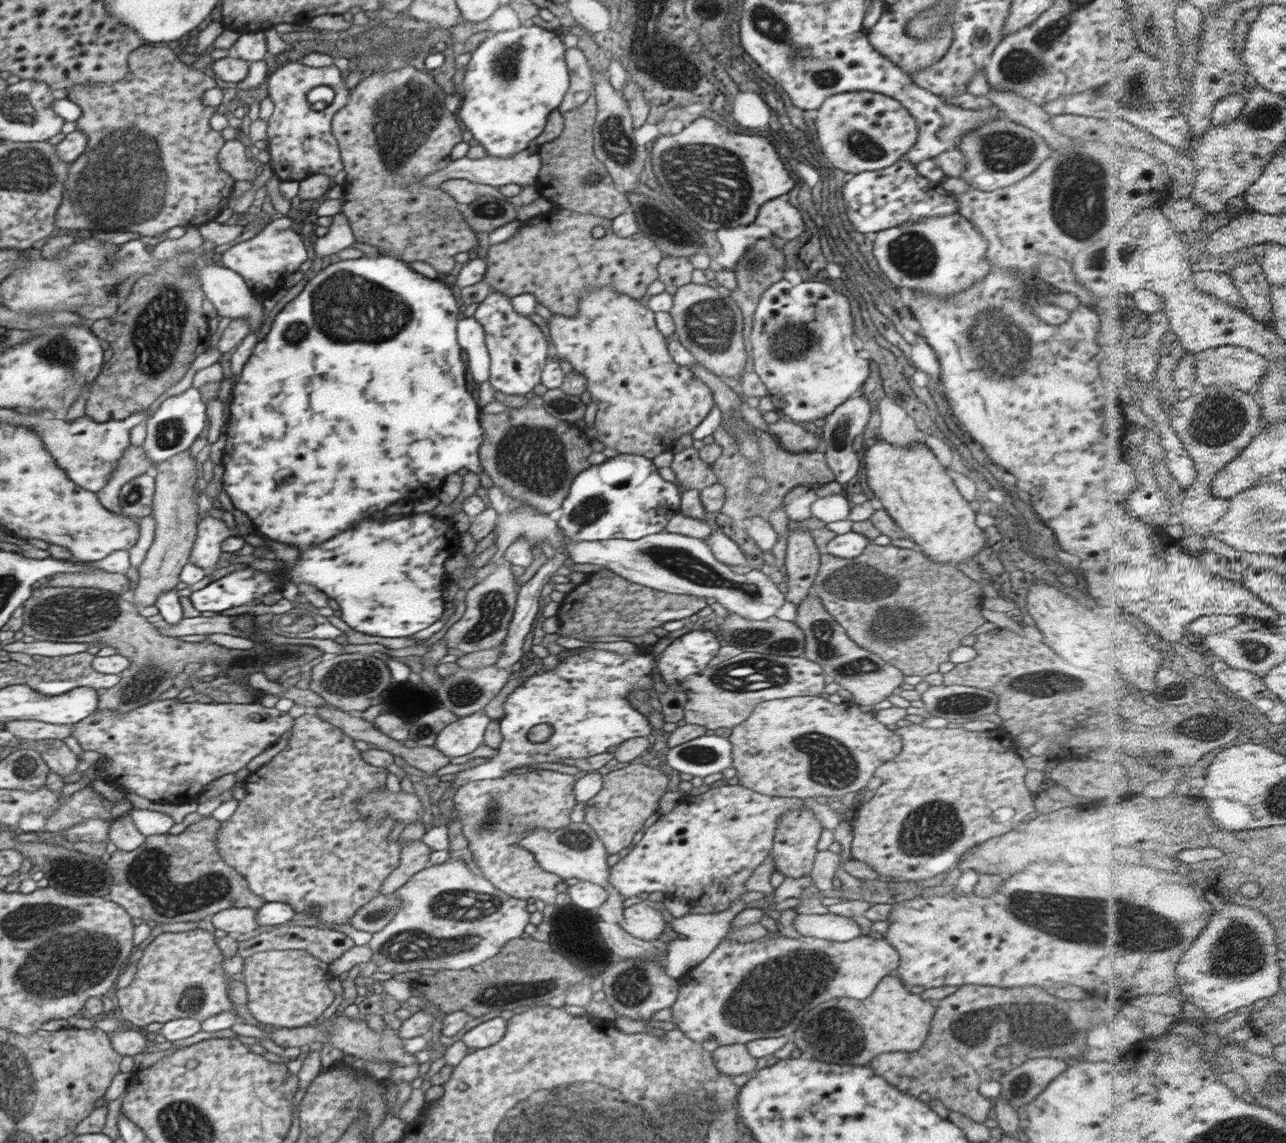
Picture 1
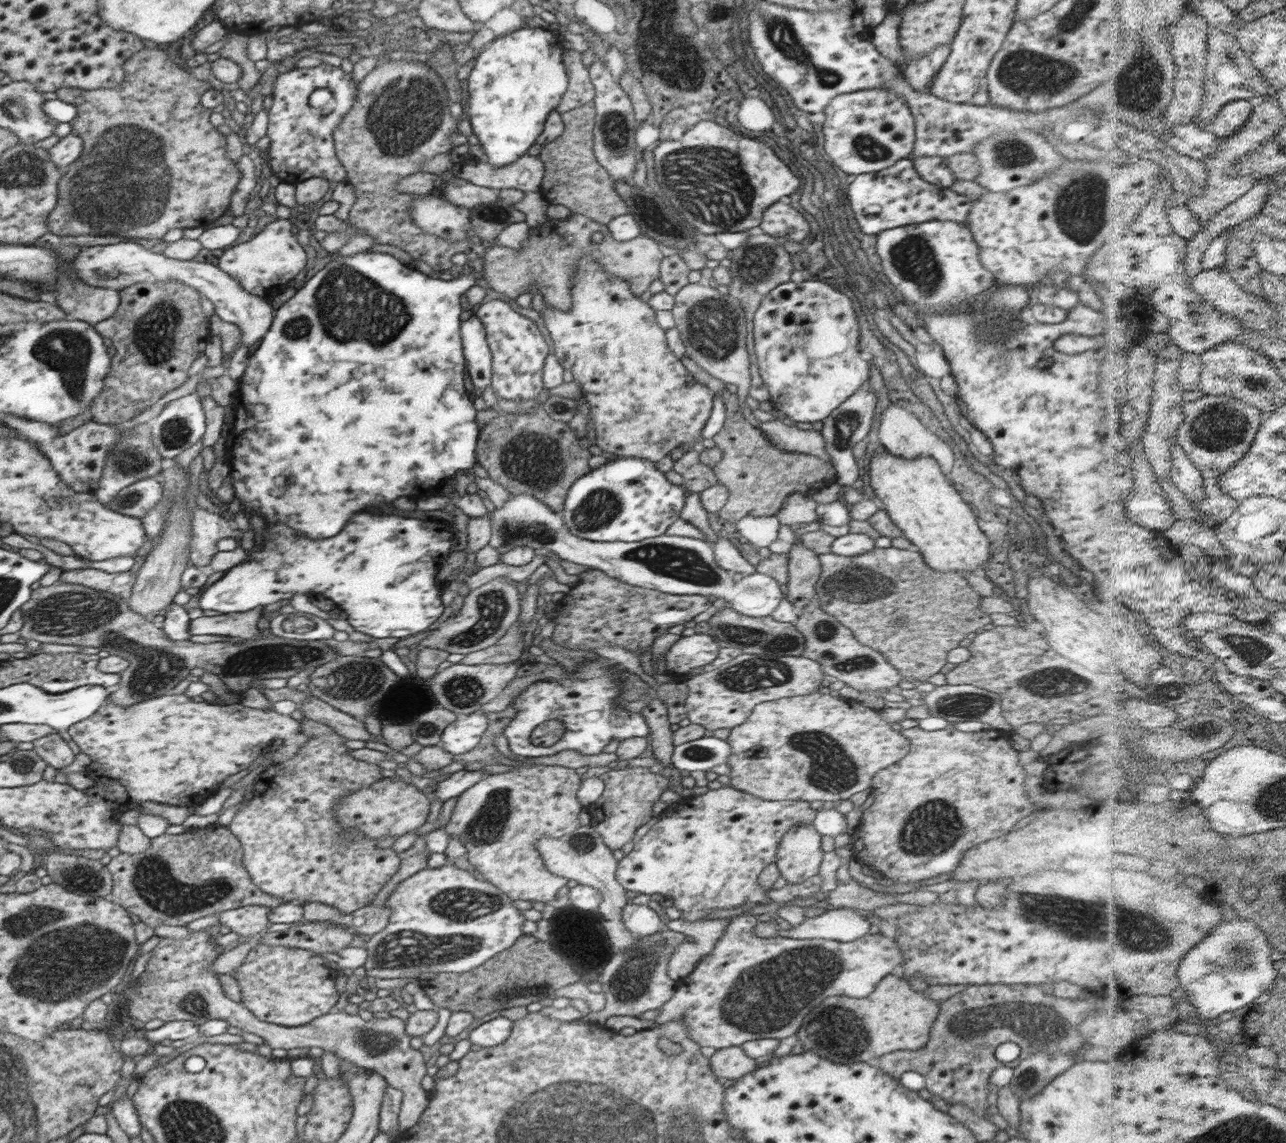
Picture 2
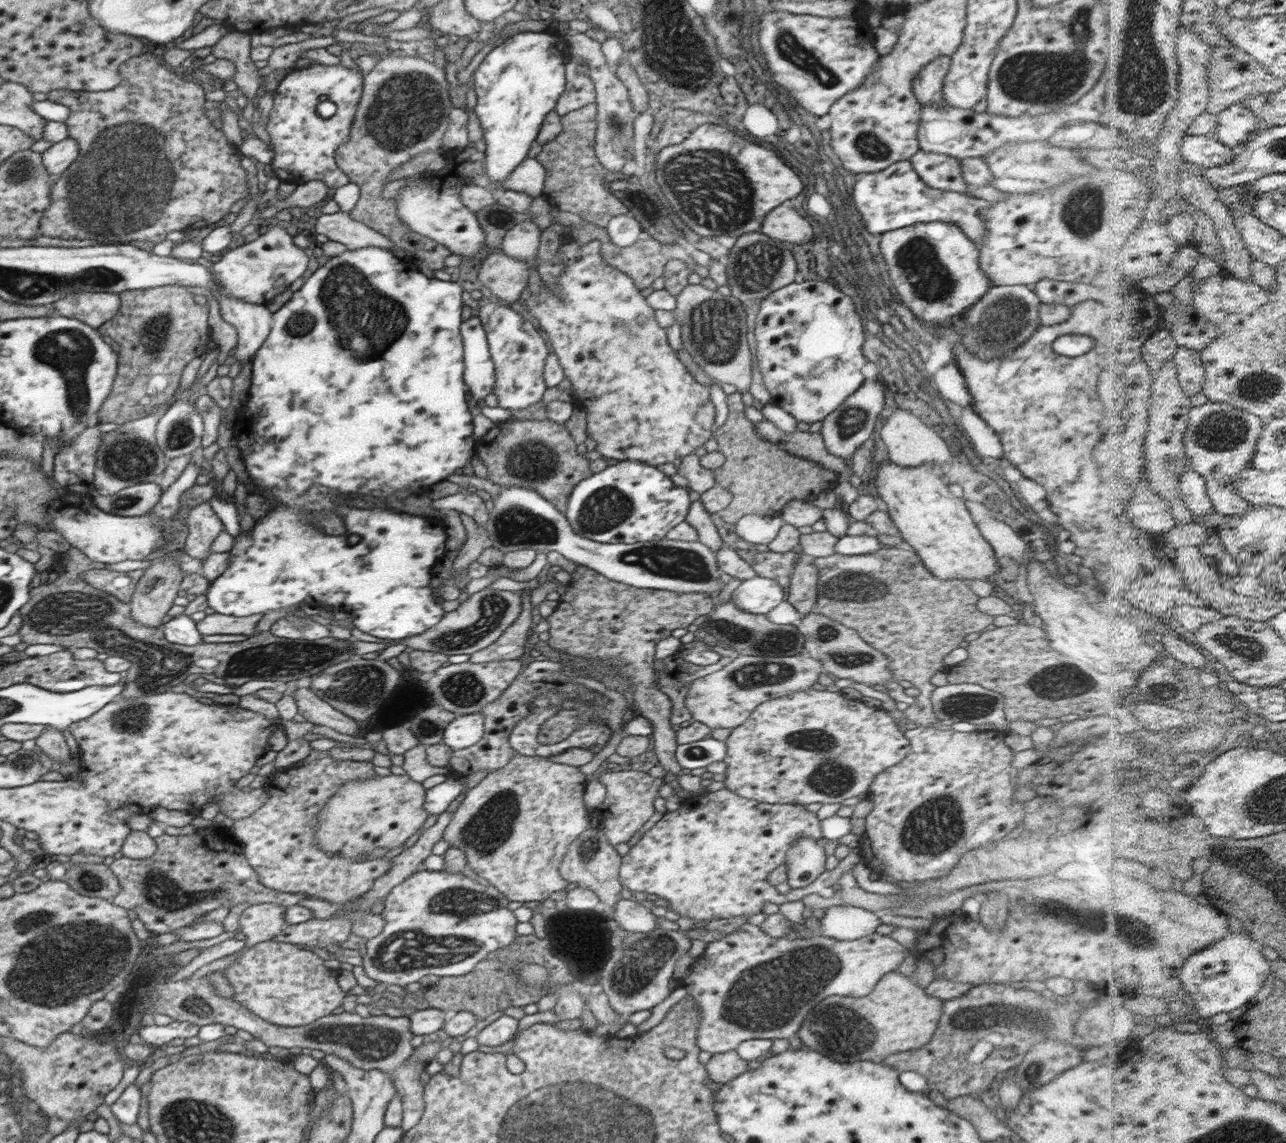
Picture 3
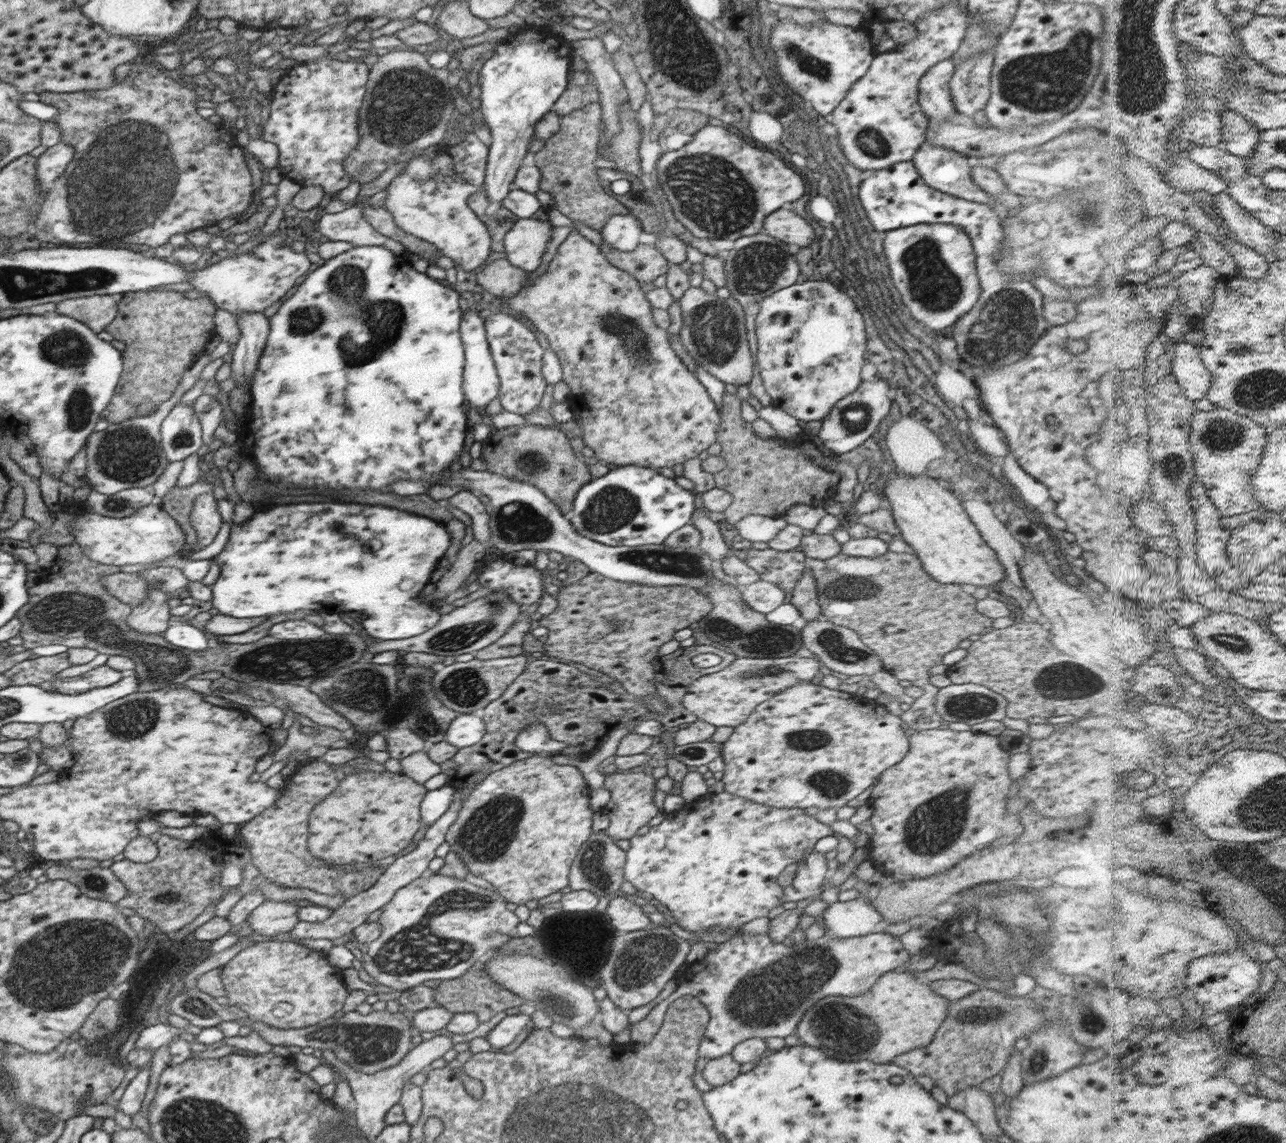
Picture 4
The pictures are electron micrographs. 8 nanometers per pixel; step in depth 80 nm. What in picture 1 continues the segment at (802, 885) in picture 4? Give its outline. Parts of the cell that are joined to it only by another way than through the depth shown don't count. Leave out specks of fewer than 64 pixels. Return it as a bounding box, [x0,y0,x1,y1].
[771,805,823,878]

